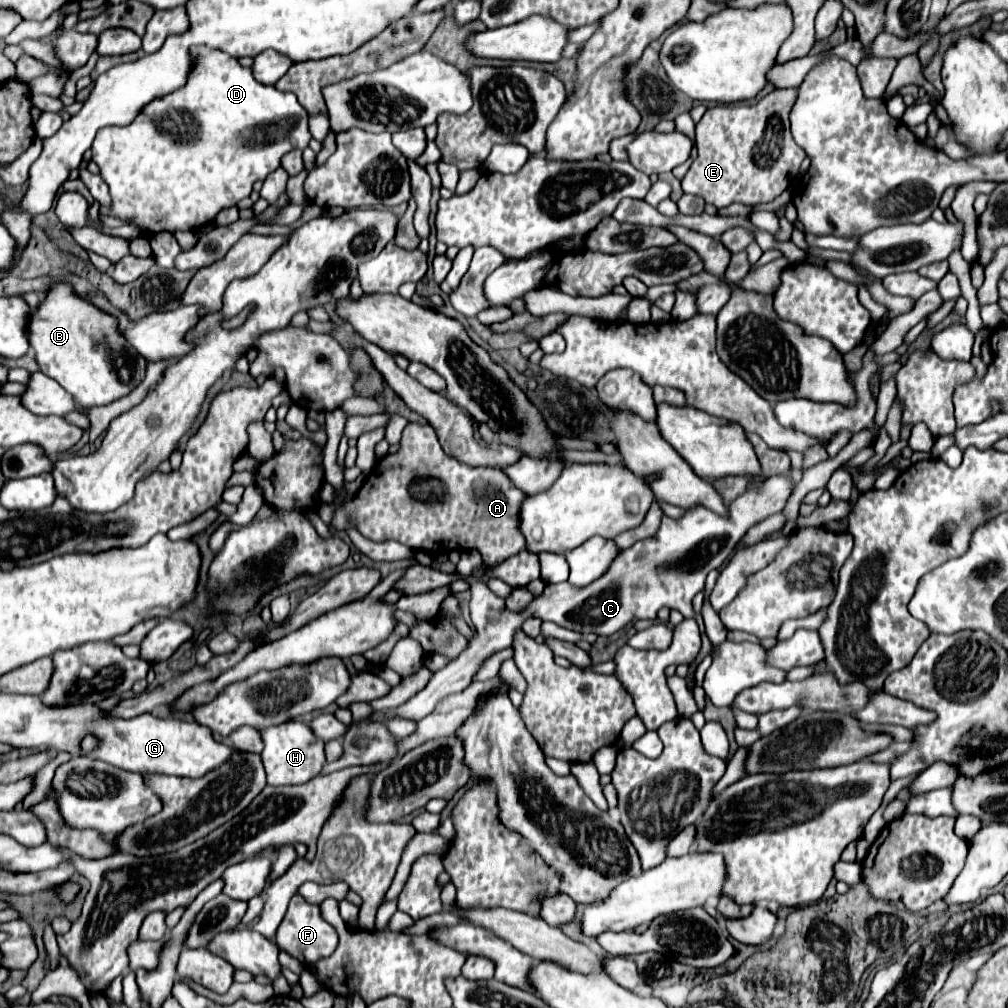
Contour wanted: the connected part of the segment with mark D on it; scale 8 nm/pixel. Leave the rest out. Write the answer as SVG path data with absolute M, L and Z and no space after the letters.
M195 48L191 56L195 56L197 64L183 88L151 100L131 124L99 130L91 148L93 162L99 166L111 192L111 206L99 208L99 214L139 226L147 238L155 232L173 234L213 222L223 208L235 206L239 200L247 198L257 180L265 180L277 170L283 154L293 148L305 150L311 140L307 110L297 102L295 94L259 84L251 68L243 68L235 58L219 50Z

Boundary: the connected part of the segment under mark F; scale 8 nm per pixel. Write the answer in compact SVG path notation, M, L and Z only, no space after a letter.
M295 894L291 898L287 914L285 914L285 918L283 918L283 922L277 930L277 936L275 936L277 946L287 950L299 962L315 962L323 956L331 956L333 950L337 948L337 940L339 940L337 932L329 922L323 920L321 908L313 906L313 904L307 904L299 894Z

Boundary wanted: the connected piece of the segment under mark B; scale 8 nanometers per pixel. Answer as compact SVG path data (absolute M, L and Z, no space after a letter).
M67 282L53 284L49 292L45 294L45 298L41 300L41 304L29 314L27 340L29 340L29 346L35 350L39 370L47 374L49 378L57 380L73 396L73 400L77 402L77 408L103 406L103 402L113 402L121 396L127 396L145 378L147 360L143 360L143 356L131 350L131 344L125 344L123 334L119 330L119 320L103 312L101 308L93 306L89 300L81 298L73 290L73 286Z

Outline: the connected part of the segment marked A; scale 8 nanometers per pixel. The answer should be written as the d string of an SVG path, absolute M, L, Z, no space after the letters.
M407 424L399 450L375 464L351 502L335 508L333 526L339 530L355 528L373 542L397 540L413 550L415 540L445 540L449 550L477 548L485 562L495 562L507 560L525 548L525 540L519 536L519 504L523 500L525 492L519 492L519 488L515 488L499 468L471 468L443 452L437 434L429 424Z

